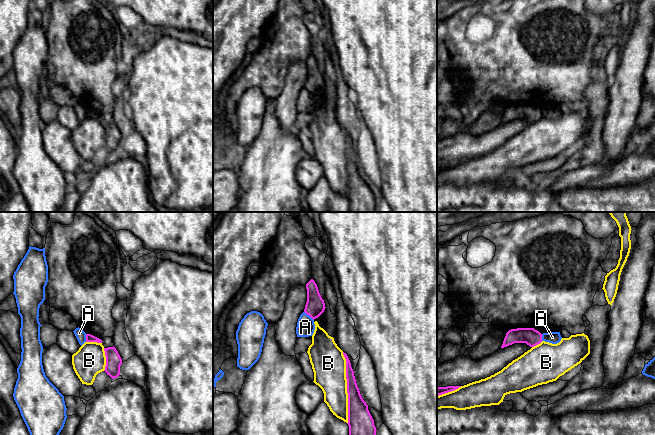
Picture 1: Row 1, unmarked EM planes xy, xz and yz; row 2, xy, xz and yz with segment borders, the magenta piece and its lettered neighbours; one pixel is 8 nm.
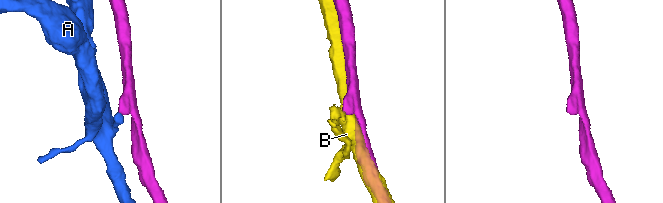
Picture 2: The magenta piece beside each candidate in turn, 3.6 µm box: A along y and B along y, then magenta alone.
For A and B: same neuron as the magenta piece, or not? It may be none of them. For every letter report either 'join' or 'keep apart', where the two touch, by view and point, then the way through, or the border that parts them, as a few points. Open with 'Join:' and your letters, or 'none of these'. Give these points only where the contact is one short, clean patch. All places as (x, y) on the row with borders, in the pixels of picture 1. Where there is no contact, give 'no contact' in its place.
Join: none of these
A: keep apart | xz (309, 315) | along xz (304, 311), (313, 320)
B: keep apart | xz (347, 388)

